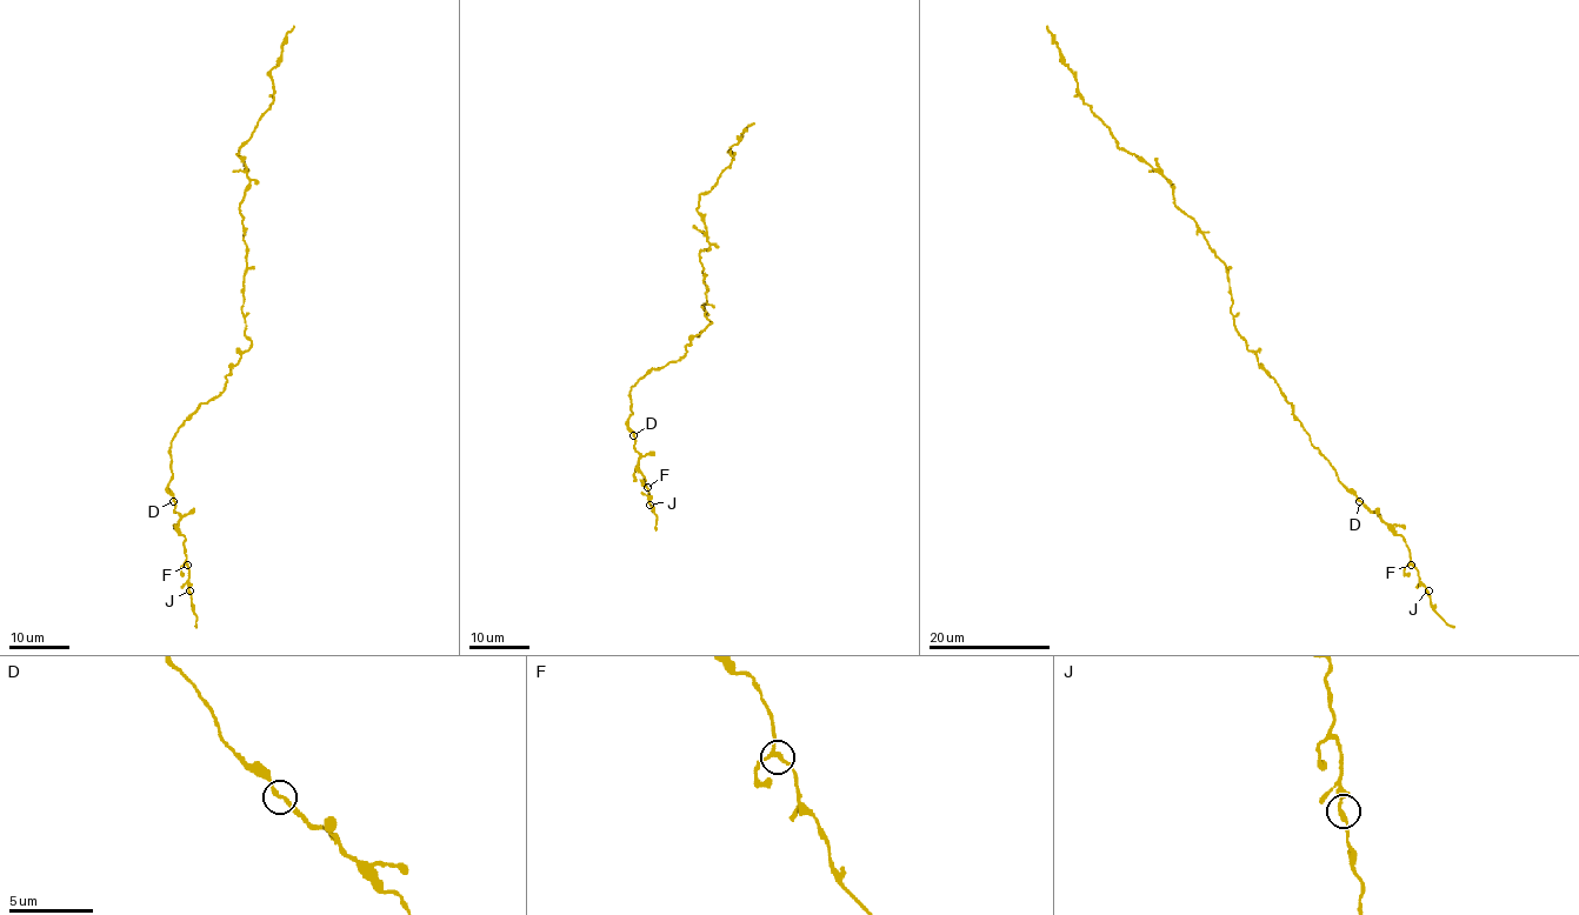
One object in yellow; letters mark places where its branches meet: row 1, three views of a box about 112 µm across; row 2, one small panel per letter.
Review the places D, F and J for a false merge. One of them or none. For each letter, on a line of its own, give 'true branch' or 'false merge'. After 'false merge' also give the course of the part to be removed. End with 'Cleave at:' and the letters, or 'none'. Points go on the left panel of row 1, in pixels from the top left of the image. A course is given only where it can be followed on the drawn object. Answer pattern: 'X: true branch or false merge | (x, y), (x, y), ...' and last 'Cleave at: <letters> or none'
D: true branch
F: true branch
J: true branch
Cleave at: none

